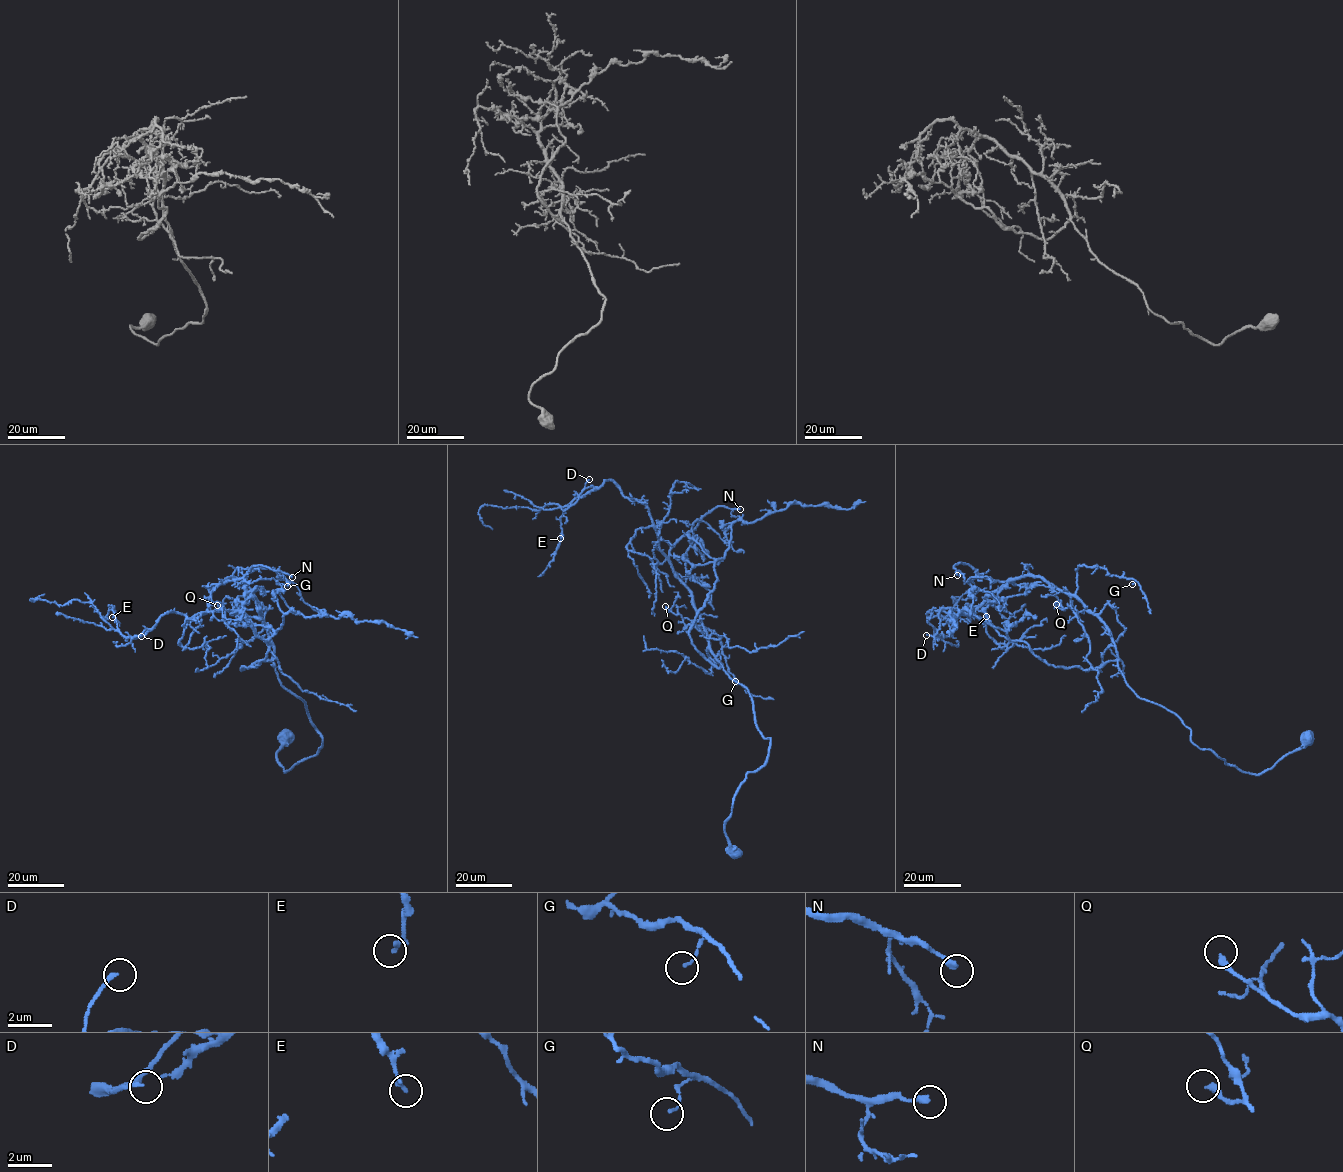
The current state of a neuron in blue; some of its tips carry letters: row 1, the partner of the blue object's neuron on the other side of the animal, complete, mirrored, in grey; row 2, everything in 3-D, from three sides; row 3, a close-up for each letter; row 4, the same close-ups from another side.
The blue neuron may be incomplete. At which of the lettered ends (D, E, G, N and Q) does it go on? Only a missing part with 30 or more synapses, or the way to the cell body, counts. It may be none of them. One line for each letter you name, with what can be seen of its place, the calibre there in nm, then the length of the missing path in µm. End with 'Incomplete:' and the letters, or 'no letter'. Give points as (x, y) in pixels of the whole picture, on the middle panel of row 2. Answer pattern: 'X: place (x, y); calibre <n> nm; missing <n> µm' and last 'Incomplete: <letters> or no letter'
N: place (740, 509); calibre 240 nm; missing 110 µm
Incomplete: N

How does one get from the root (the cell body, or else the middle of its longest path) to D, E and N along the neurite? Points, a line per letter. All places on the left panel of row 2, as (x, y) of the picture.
D: (287, 737), (285, 772), (322, 742), (241, 579), (141, 636)
E: (287, 737), (285, 772), (322, 742), (241, 579), (196, 618), (167, 612), (138, 636), (112, 617)
N: (287, 737), (285, 772), (322, 742), (280, 682), (256, 600), (241, 579), (221, 583), (258, 565), (292, 577)

